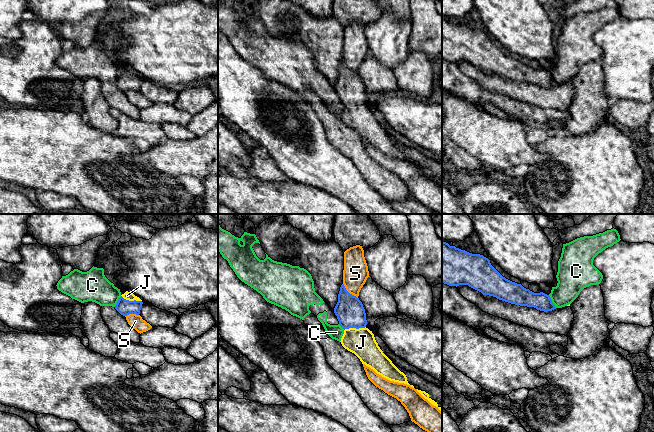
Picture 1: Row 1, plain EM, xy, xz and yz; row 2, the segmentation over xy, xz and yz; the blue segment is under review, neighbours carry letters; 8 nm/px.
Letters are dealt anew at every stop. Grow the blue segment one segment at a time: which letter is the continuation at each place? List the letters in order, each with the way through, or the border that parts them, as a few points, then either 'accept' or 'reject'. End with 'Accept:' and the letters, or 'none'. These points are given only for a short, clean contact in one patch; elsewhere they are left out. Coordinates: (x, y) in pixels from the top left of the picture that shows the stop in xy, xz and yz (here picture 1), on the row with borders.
C: along yz (548, 295), (557, 307) | reject
J: across xz (349, 310), (354, 327), (356, 337), (361, 342) | accept
S: reject
Accept: J

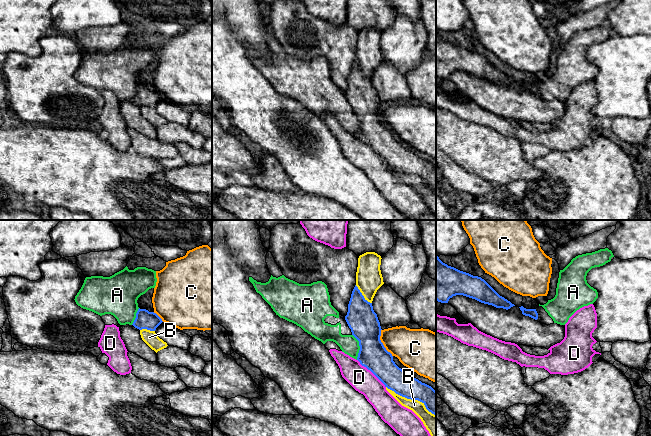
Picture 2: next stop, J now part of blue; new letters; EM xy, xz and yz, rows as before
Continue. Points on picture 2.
A: reject
B: reject
C: along xz (381, 329), (380, 341), (392, 356) | reject
D: reject
Accept: none

